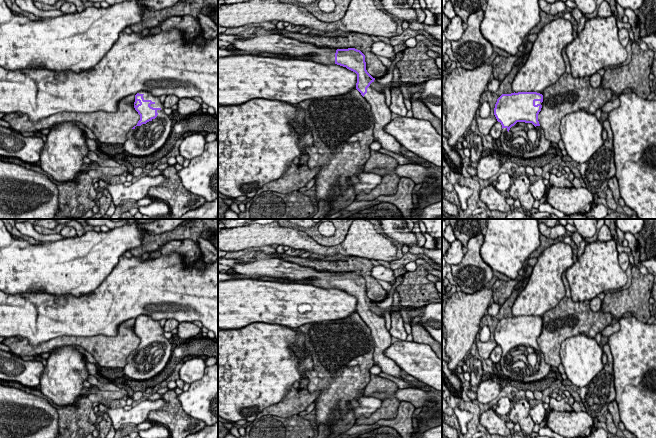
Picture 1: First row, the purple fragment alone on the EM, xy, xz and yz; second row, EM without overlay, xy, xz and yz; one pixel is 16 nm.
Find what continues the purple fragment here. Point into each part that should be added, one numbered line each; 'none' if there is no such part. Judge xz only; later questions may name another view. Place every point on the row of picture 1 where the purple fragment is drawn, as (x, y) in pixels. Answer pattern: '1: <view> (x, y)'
1: xz (274, 43)

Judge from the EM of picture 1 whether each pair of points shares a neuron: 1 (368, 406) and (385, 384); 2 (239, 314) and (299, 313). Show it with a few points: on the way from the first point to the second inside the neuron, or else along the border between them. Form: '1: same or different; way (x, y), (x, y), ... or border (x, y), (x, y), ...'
1: different; border (362, 394), (370, 396)
2: same; way (254, 312), (284, 312)

